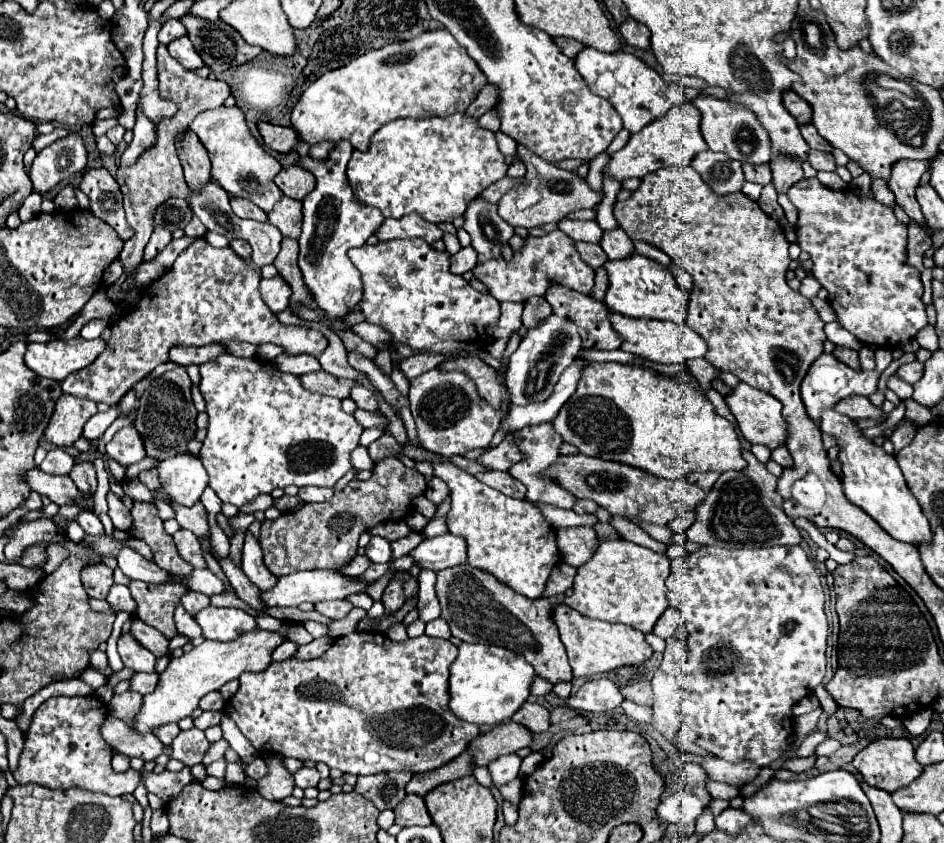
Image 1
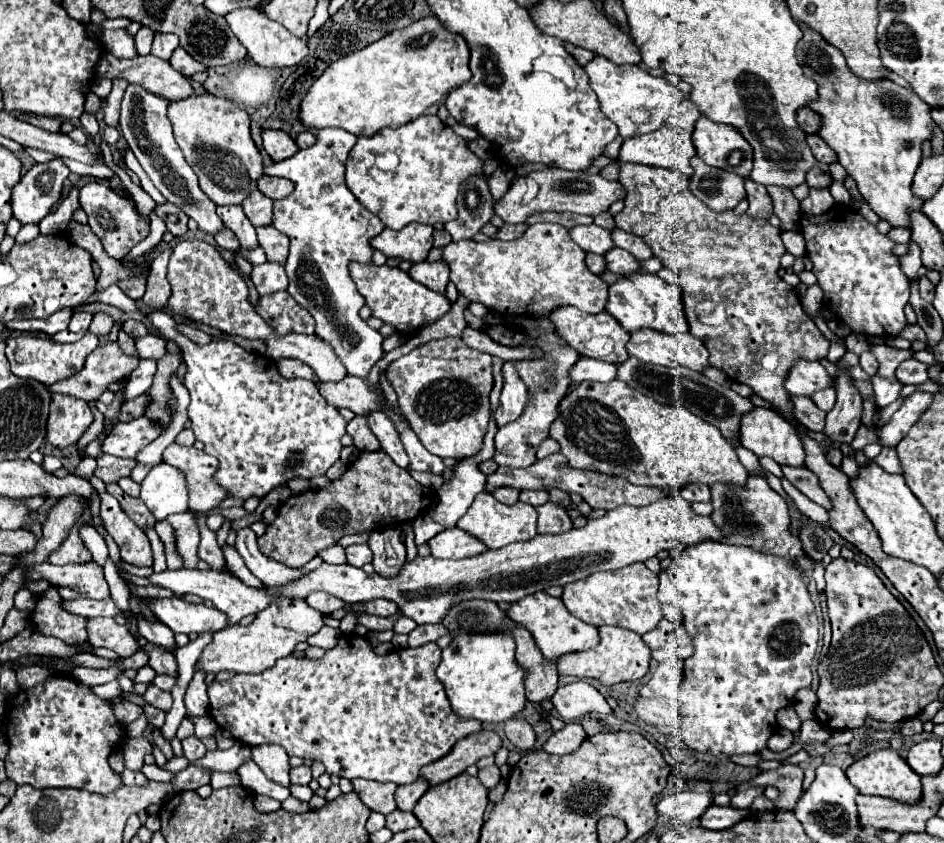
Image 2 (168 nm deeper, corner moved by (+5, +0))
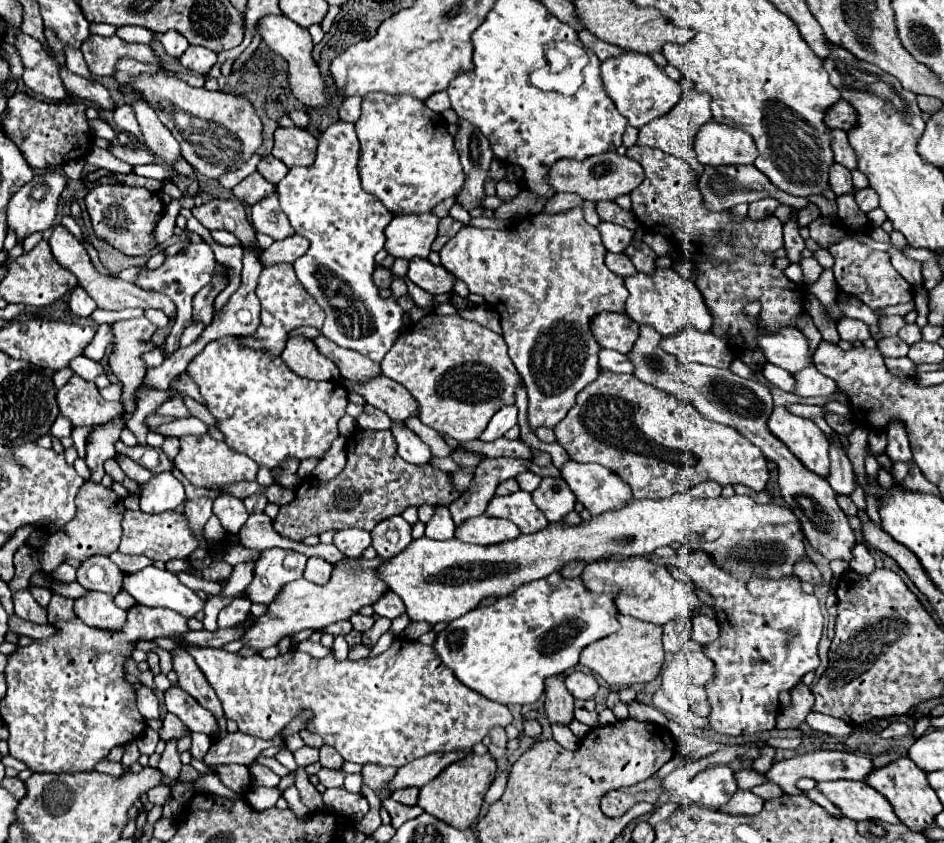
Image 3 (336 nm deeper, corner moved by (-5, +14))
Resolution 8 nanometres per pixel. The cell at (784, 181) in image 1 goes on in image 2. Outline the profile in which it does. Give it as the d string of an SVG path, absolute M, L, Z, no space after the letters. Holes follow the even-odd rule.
M769 186L767 192L773 200L775 214L781 218L781 230L797 228L799 200L793 196L793 192L789 188L777 188L777 186Z

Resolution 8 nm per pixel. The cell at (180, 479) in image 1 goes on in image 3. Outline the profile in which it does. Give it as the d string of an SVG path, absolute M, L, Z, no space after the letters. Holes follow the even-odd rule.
M161 472L143 486L143 492L139 496L139 510L145 514L161 514L175 510L183 500L183 484L171 472Z

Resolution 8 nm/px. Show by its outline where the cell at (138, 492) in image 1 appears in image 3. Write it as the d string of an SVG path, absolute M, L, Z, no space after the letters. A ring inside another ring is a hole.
M117 454L115 460L119 462L121 470L123 470L131 480L135 480L137 484L145 484L145 482L151 478L151 472L149 472L147 468L143 468L141 464L133 462L131 458L127 458L127 456L123 456L123 454Z

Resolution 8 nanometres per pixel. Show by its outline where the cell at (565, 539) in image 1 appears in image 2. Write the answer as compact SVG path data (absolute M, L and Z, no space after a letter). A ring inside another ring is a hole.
M549 502L549 504L539 506L537 512L539 512L537 530L541 534L563 534L563 532L569 532L573 528L573 522L567 516L567 510L563 506Z

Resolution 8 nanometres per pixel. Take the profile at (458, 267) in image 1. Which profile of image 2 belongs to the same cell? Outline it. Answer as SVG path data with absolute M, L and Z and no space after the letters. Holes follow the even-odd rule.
M443 260L437 262L419 262L415 264L409 274L419 280L421 284L425 284L427 288L435 290L435 292L445 292L445 286L449 282L449 264L445 264Z

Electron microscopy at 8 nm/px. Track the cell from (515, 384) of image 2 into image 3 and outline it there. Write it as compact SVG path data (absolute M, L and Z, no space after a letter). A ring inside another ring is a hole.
M503 406L489 422L487 430L479 436L483 442L493 442L497 438L503 438L505 432L517 424L517 406Z

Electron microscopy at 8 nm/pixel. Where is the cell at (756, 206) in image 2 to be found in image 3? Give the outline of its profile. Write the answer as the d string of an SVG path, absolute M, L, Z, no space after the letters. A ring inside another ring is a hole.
M773 198L751 202L751 204L749 204L749 214L747 214L747 216L749 216L751 220L763 220L763 218L771 216L771 214L775 212L777 206L779 206L779 202L773 200Z

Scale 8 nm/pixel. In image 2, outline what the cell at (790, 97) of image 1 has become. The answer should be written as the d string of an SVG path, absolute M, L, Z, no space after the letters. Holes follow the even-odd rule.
M799 108L797 110L797 124L807 132L807 134L815 134L821 126L821 118L817 112L813 112L811 108Z

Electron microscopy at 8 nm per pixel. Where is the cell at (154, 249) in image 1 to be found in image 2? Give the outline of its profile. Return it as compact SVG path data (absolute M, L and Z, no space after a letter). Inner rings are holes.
M103 140L101 142L101 149L104 155L105 164L119 176L123 185L134 199L138 211L143 216L149 217L151 212L156 207L156 203L154 202L154 200L142 189L142 187L136 186L132 182L126 169L123 169L122 167L116 165L111 160L113 158L111 150L106 142Z

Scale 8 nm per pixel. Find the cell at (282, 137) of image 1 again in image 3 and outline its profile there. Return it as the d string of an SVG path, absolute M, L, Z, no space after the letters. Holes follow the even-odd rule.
M277 128L273 156L279 158L287 168L311 166L317 152L317 138L303 128Z

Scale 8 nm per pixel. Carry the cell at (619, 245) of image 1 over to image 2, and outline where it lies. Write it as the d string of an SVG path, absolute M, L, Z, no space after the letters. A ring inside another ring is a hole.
M611 248L605 254L605 262L607 262L607 270L615 274L625 274L625 272L633 272L641 268L639 262L627 250L621 250L621 248Z

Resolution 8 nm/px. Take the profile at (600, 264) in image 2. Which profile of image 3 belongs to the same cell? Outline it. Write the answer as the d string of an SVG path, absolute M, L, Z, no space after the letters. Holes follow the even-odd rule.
M607 254L607 258L605 258L605 264L607 264L607 268L613 272L613 274L617 274L617 276L621 276L621 278L627 278L627 276L631 276L631 274L635 274L637 270L635 270L635 266L631 264L631 260L625 256L625 254Z

